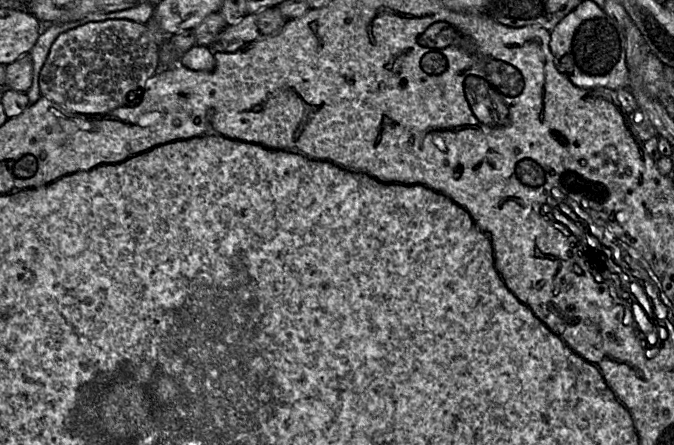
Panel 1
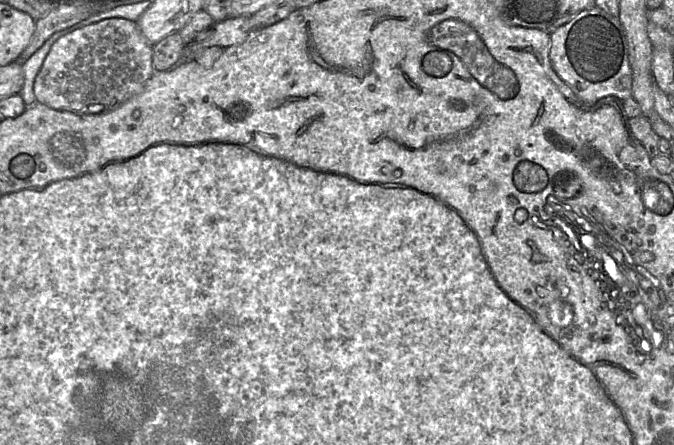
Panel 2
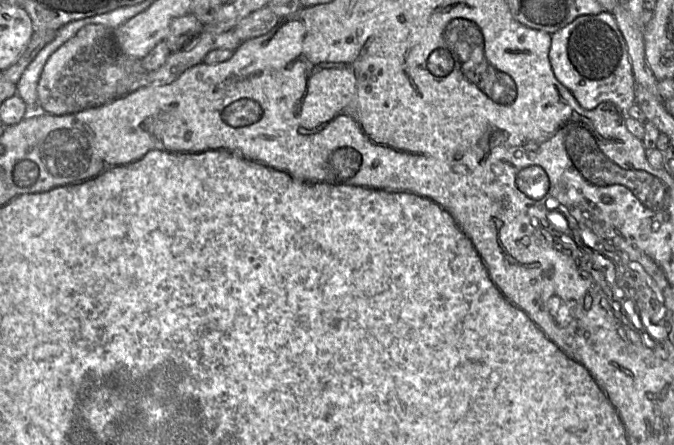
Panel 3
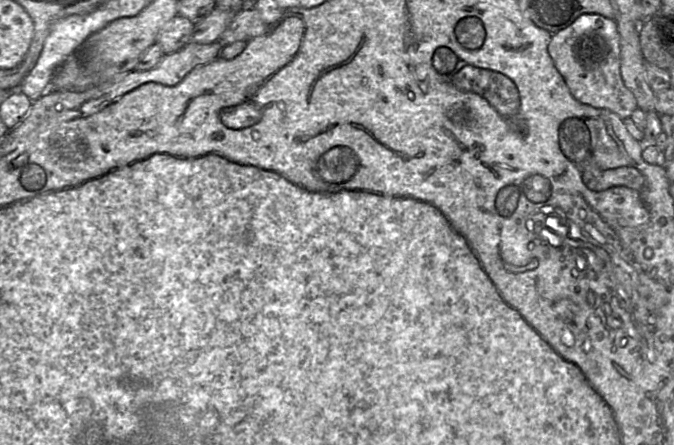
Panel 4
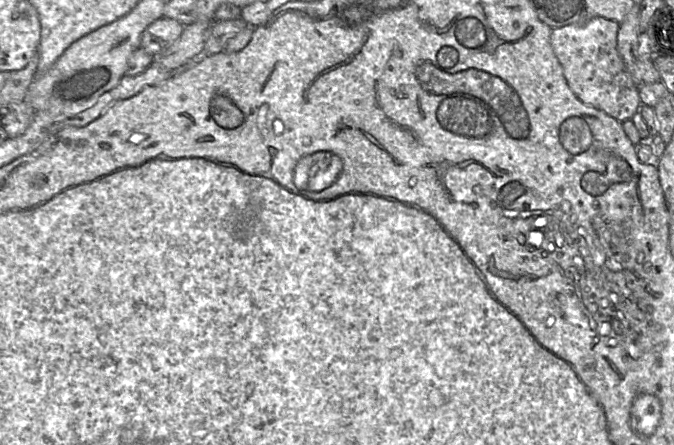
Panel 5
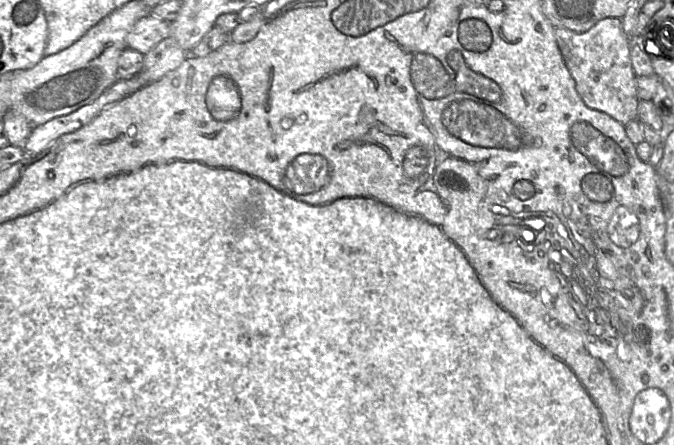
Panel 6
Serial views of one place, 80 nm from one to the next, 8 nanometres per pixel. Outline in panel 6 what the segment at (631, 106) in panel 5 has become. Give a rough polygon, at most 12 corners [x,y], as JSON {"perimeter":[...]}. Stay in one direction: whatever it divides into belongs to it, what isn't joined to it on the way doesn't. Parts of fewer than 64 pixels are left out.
{"perimeter":[[621,19],[554,35],[585,105],[623,126],[639,99]]}

